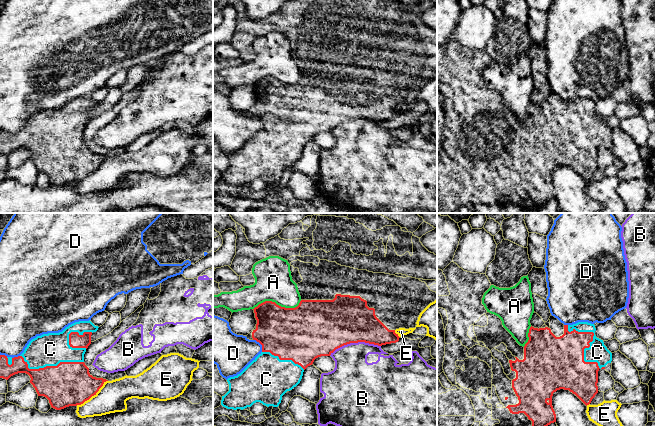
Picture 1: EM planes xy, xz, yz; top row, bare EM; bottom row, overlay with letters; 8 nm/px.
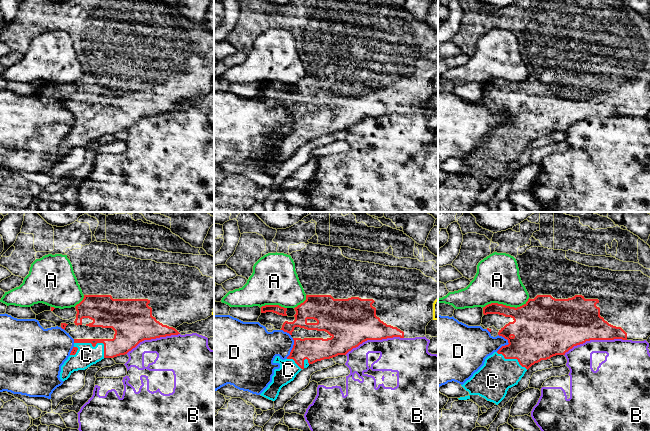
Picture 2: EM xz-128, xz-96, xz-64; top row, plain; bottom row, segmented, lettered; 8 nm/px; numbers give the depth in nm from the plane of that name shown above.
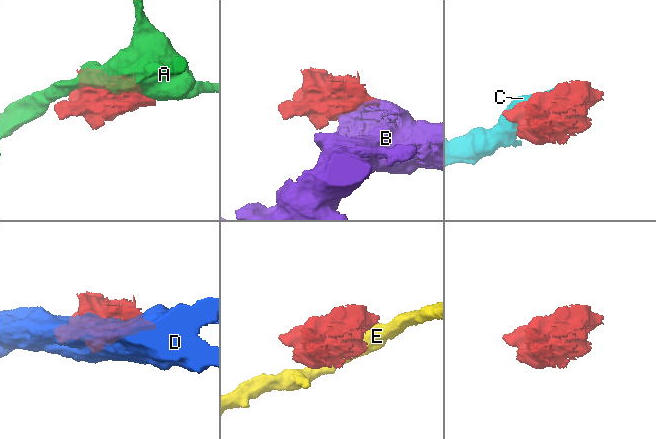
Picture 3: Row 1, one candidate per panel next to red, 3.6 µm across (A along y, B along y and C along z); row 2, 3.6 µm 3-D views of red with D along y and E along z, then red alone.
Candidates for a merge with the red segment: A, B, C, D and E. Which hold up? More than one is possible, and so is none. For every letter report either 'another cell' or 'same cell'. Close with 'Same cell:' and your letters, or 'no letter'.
A: another cell
B: another cell
C: same cell
D: another cell
E: another cell
Same cell: C

